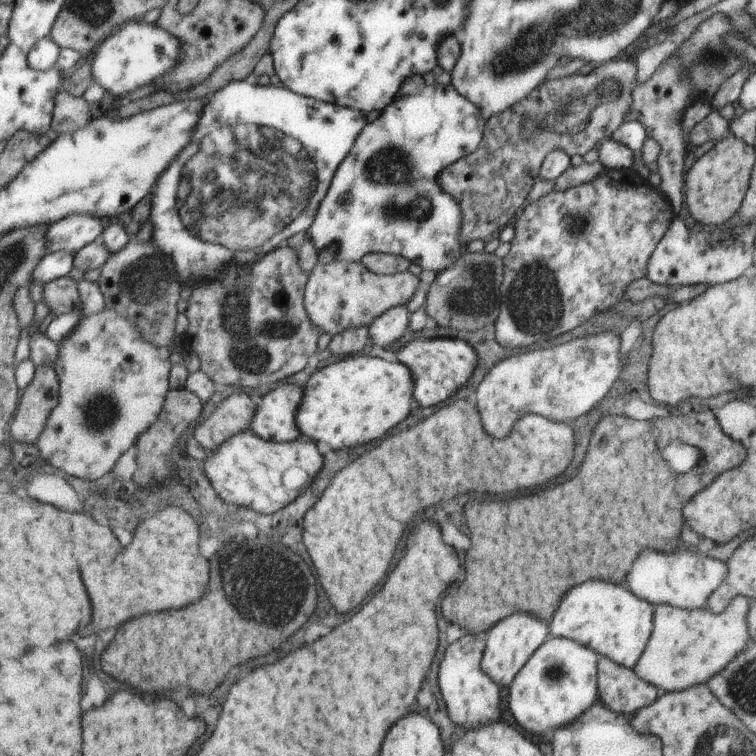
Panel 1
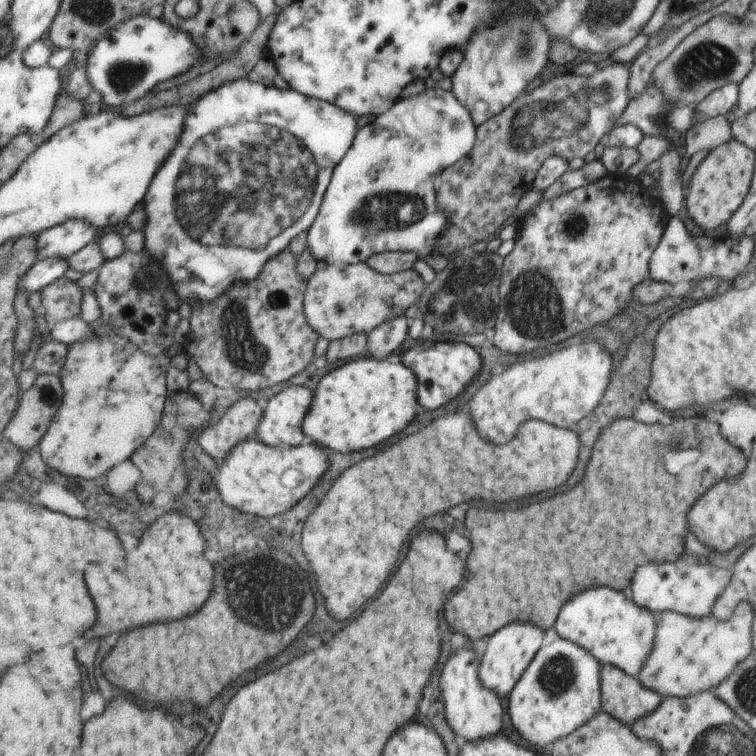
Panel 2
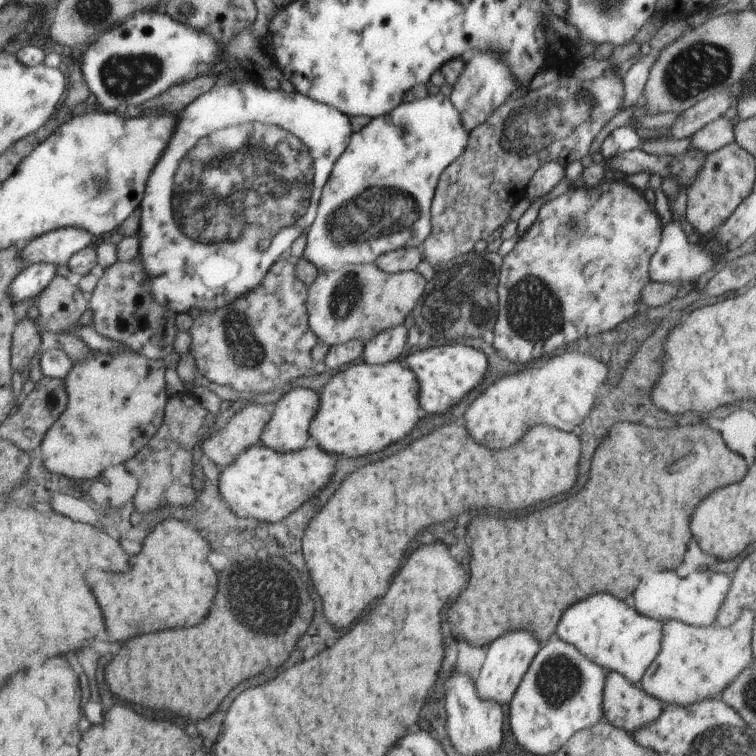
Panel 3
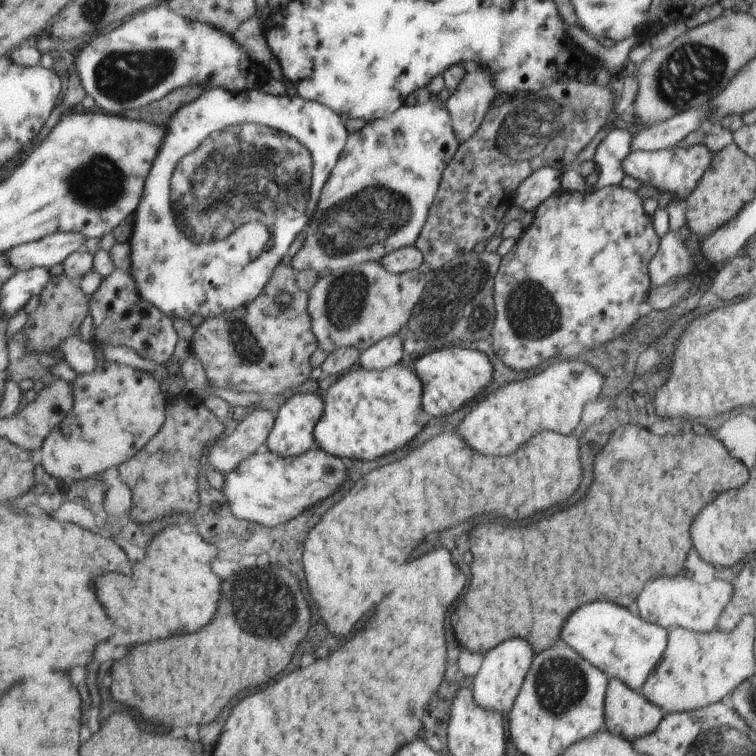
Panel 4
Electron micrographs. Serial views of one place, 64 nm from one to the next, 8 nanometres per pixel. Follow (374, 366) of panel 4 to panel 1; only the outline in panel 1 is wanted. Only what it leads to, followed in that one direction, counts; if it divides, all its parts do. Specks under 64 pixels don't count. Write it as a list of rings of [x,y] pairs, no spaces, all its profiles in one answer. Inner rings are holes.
[[[399,306],[385,312],[369,326],[369,338],[375,346],[389,348],[407,332],[407,328],[409,328],[409,314],[405,306]]]

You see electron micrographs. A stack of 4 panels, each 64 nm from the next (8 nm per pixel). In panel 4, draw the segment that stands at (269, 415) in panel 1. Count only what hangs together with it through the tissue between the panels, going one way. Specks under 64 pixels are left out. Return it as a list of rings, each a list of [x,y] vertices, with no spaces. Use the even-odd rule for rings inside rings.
[[[295,394],[291,398],[287,398],[287,402],[279,408],[273,428],[265,440],[265,450],[273,452],[277,456],[283,456],[283,458],[295,458],[295,456],[309,452],[311,448],[315,448],[313,430],[323,416],[323,408],[325,408],[325,404],[317,394]]]

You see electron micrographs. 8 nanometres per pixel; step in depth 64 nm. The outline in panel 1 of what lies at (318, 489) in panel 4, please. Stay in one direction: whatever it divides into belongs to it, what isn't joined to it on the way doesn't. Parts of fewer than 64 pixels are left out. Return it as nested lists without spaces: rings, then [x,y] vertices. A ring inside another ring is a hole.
[[[245,432],[231,436],[217,452],[209,452],[203,472],[225,502],[239,504],[261,516],[271,516],[287,504],[293,504],[311,486],[315,474],[323,466],[321,458],[323,456],[317,452],[315,442],[295,440],[277,444]]]

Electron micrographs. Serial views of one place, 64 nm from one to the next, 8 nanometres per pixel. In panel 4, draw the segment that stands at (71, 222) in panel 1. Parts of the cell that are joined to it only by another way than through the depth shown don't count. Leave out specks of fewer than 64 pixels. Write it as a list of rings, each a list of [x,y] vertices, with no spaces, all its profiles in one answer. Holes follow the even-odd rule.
[[[53,234],[45,240],[31,242],[19,248],[13,248],[5,254],[9,264],[19,272],[29,272],[35,268],[51,268],[55,264],[65,264],[69,256],[79,250],[85,250],[83,234]]]

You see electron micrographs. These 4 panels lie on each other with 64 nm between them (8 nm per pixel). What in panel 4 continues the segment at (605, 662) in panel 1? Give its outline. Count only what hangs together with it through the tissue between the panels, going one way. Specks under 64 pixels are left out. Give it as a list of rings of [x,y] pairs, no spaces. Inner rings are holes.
[[[609,680],[605,694],[605,730],[621,736],[625,742],[637,742],[651,736],[661,720],[663,710],[651,704],[643,694],[633,692],[619,680]]]

